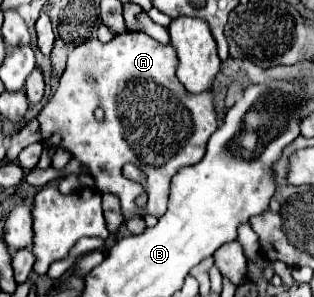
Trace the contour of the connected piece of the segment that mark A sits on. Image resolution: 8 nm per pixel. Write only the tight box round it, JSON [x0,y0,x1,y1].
[38,33,218,219]

